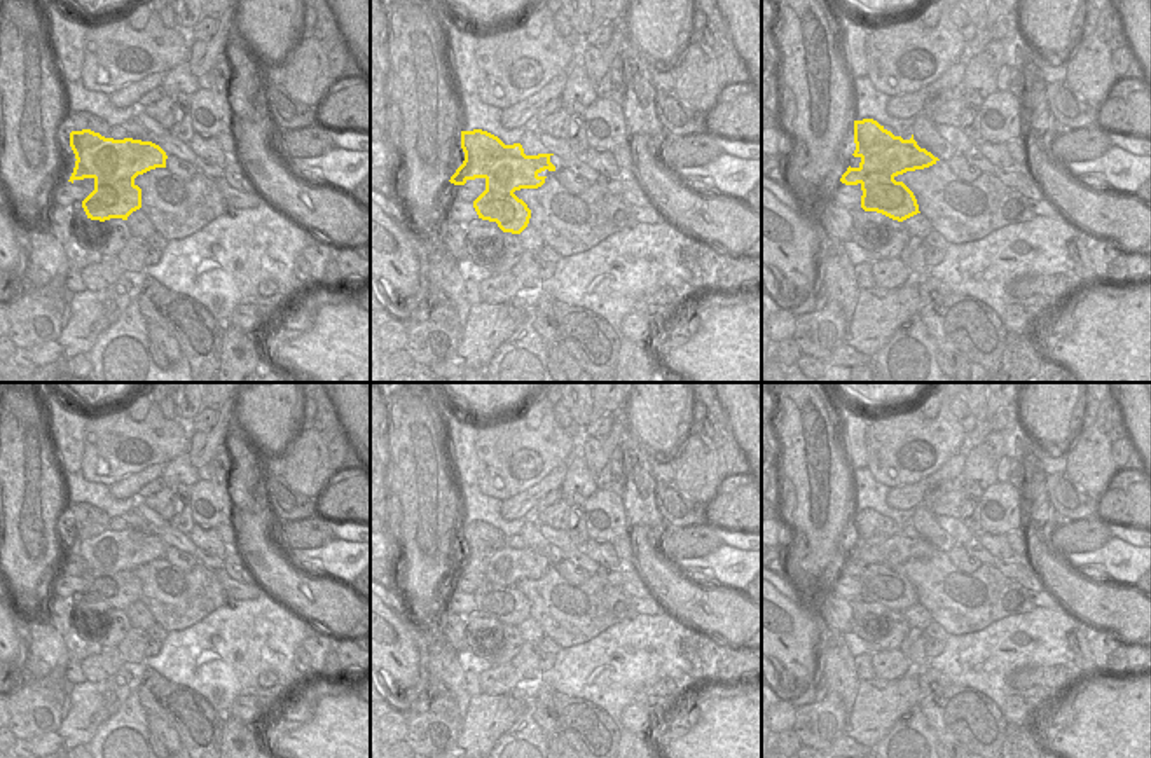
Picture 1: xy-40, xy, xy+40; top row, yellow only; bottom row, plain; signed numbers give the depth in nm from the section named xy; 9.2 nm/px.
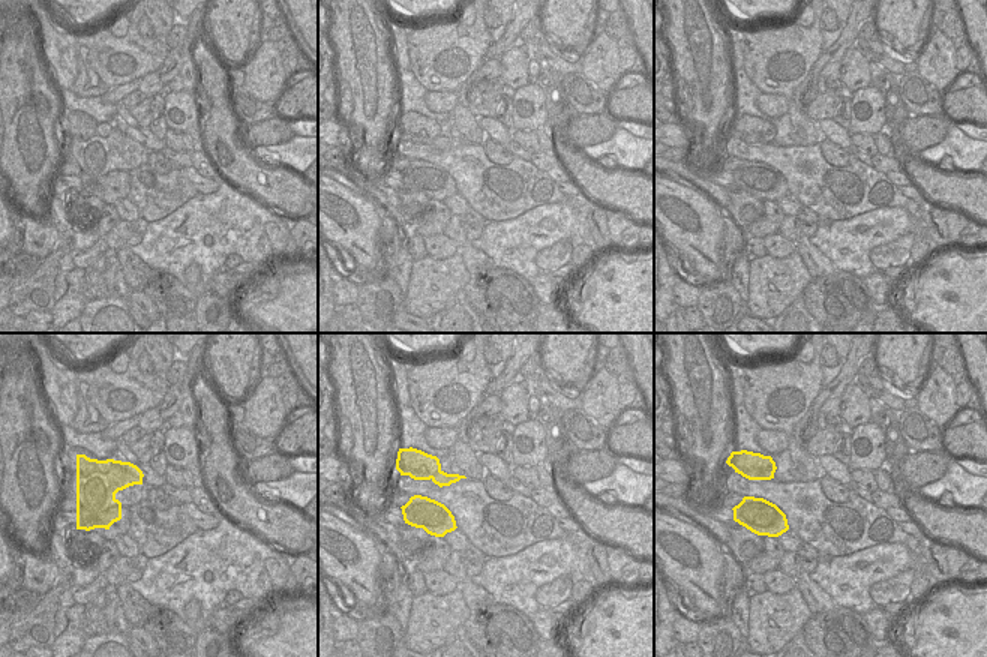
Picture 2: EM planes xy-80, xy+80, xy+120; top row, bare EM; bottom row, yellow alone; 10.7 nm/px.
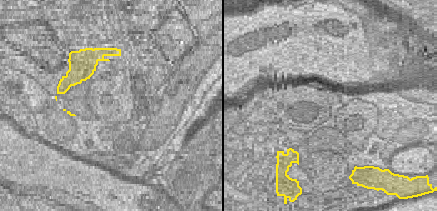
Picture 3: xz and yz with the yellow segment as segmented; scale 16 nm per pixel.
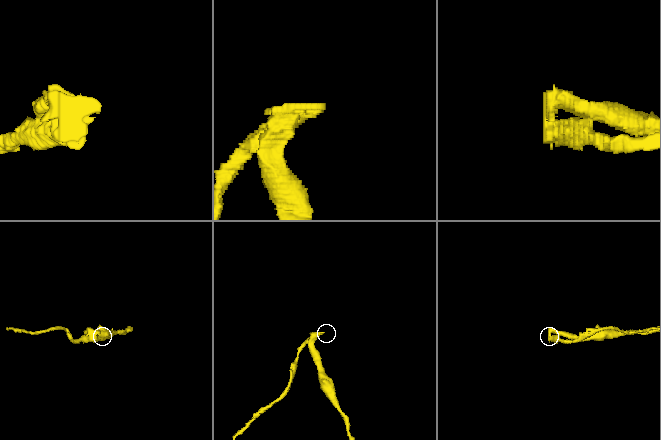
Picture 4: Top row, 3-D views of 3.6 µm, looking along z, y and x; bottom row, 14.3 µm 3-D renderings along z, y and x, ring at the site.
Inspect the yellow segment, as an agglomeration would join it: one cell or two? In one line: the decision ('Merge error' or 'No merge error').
Merge error

